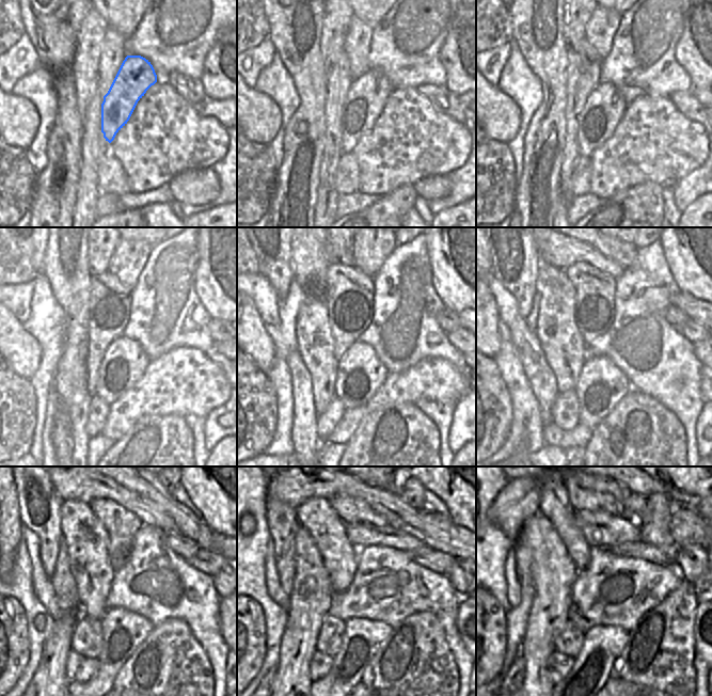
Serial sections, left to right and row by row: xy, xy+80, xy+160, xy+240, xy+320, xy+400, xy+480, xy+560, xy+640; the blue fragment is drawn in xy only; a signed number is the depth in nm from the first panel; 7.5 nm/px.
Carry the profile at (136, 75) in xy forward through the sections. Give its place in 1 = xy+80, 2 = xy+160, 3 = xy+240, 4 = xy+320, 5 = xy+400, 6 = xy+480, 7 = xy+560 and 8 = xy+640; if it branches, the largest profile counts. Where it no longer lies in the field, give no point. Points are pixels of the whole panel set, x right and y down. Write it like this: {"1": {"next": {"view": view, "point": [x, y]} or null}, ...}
{"1": {"next": {"view": "xy+80", "point": [366, 97]}}, "2": {"next": {"view": "xy+160", "point": [604, 108]}}, "3": {"next": {"view": "xy+240", "point": [124, 362]}}, "4": {"next": {"view": "xy+320", "point": [360, 373]}}, "5": {"next": {"view": "xy+400", "point": [600, 386]}}, "6": {"next": {"view": "xy+480", "point": [122, 631]}}, "7": {"next": {"view": "xy+560", "point": [362, 637]}}, "8": {"next": {"view": "xy+640", "point": [591, 667]}}}

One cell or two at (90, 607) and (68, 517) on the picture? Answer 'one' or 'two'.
one

